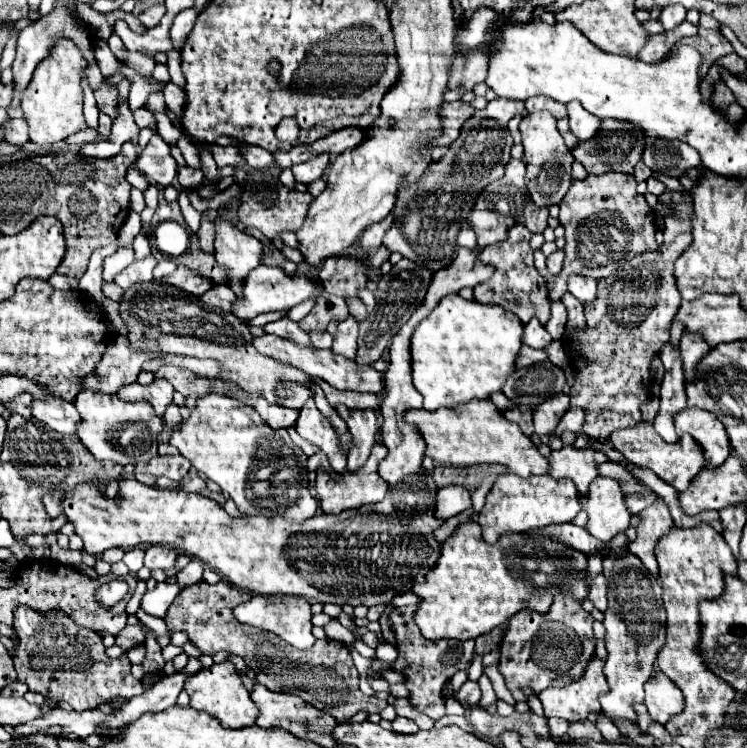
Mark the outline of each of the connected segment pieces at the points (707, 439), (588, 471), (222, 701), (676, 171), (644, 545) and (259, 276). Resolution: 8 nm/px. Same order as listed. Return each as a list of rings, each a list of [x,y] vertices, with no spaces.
[[[687,407],[675,415],[675,429],[677,435],[689,433],[701,445],[703,455],[707,457],[703,469],[719,467],[731,453],[727,431],[715,413],[697,407]]]
[[[563,447],[559,451],[553,451],[549,455],[549,463],[553,469],[549,475],[555,479],[571,479],[581,495],[587,495],[591,481],[599,475],[599,463],[605,463],[607,457],[593,449],[575,449],[575,447]]]
[[[221,663],[221,665],[213,665],[211,669],[201,669],[199,673],[191,675],[185,681],[185,689],[191,697],[189,705],[193,709],[209,713],[227,729],[243,729],[249,725],[257,725],[257,717],[259,717],[257,705],[251,701],[251,695],[245,689],[241,677],[237,675],[233,663]]]
[[[661,139],[647,145],[647,149],[643,151],[643,161],[651,171],[665,173],[669,177],[681,177],[687,169],[701,163],[699,153],[691,145]]]
[[[657,499],[649,509],[641,513],[641,523],[637,527],[637,543],[629,545],[629,551],[643,561],[643,565],[655,579],[659,579],[655,547],[661,541],[661,537],[671,529],[673,529],[673,519],[669,515],[669,509],[661,499]]]
[[[259,265],[257,269],[253,269],[249,273],[249,277],[245,279],[245,287],[243,287],[243,295],[233,303],[233,315],[237,315],[239,319],[253,319],[261,313],[269,313],[269,311],[283,311],[283,309],[291,309],[299,303],[303,303],[309,297],[319,297],[323,293],[319,281],[313,281],[311,277],[303,275],[303,273],[285,273],[281,267],[267,267],[267,265]]]

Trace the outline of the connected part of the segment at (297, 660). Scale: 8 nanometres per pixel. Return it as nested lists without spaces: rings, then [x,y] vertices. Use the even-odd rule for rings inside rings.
[[[199,581],[191,587],[181,589],[181,593],[171,603],[165,623],[168,627],[167,635],[155,635],[162,648],[170,644],[170,635],[176,631],[185,631],[193,645],[205,653],[213,655],[217,651],[227,651],[231,655],[241,655],[249,669],[257,673],[257,681],[265,685],[271,691],[293,691],[299,693],[299,697],[311,705],[315,705],[321,711],[327,711],[331,717],[335,717],[339,723],[345,723],[349,717],[357,715],[359,711],[379,713],[387,703],[377,697],[367,697],[359,691],[359,675],[353,665],[351,653],[345,647],[345,643],[323,637],[315,641],[315,647],[307,651],[297,651],[289,643],[281,641],[277,635],[241,625],[235,621],[231,609],[241,603],[241,593],[227,583],[207,583]]]

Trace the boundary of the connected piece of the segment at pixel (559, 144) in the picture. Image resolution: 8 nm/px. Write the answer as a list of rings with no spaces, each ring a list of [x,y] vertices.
[[[531,113],[525,115],[519,123],[519,131],[523,137],[523,161],[527,165],[525,185],[529,189],[531,201],[539,207],[549,207],[559,203],[571,185],[573,155],[565,147],[565,141],[559,135],[555,123],[557,119],[551,113]]]

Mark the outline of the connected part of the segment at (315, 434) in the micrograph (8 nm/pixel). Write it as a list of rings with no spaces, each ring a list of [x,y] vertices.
[[[309,399],[303,409],[299,409],[299,419],[295,423],[295,431],[305,441],[319,447],[319,451],[323,451],[327,455],[331,467],[337,473],[345,471],[347,457],[345,457],[345,453],[341,453],[341,449],[337,449],[337,437],[333,433],[333,427],[329,425],[329,421],[325,421],[321,411],[315,407],[313,399]]]

